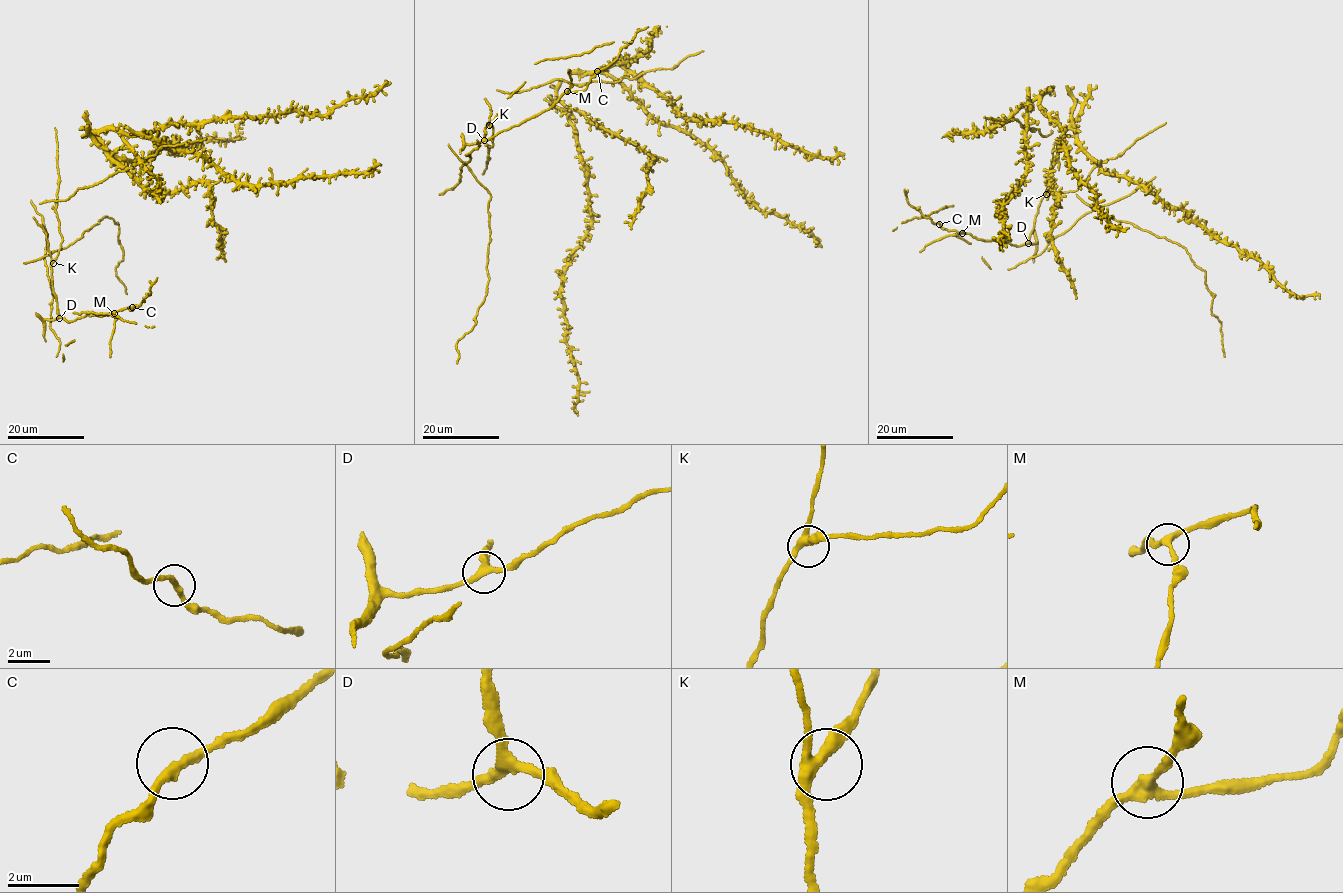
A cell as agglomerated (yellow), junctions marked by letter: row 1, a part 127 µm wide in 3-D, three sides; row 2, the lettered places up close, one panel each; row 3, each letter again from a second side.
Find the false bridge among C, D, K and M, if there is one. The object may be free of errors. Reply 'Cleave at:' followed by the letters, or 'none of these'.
Cleave at: none of these

